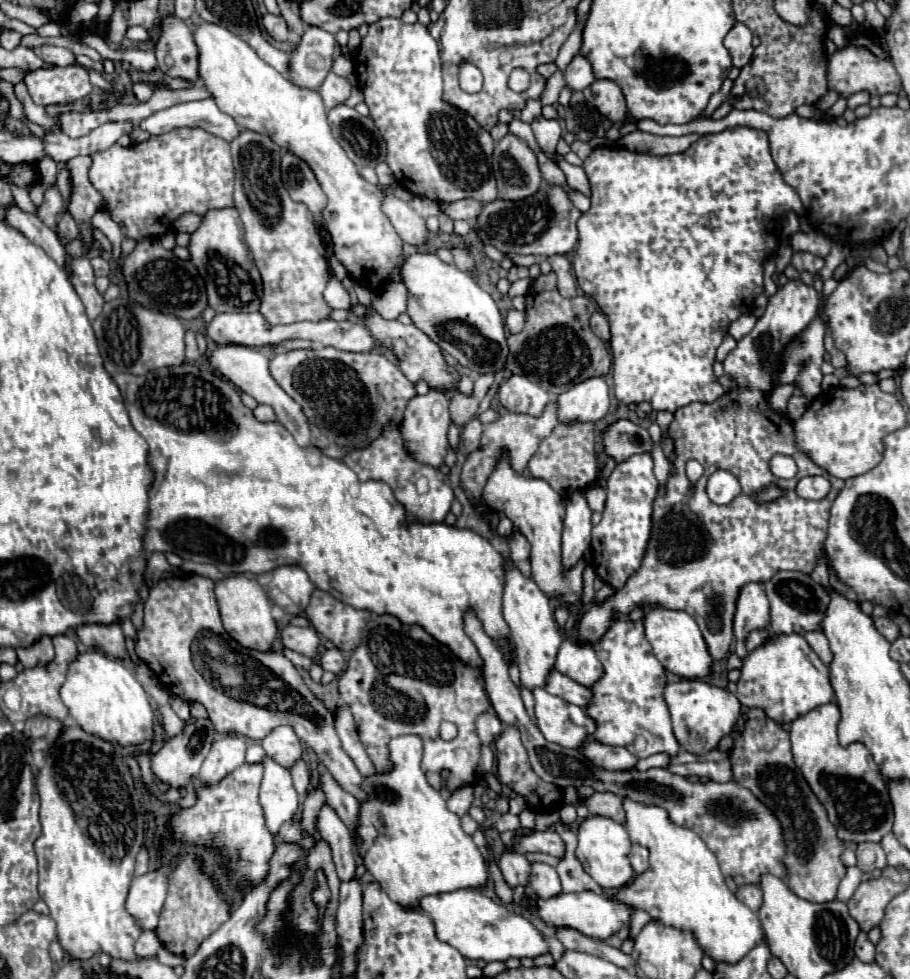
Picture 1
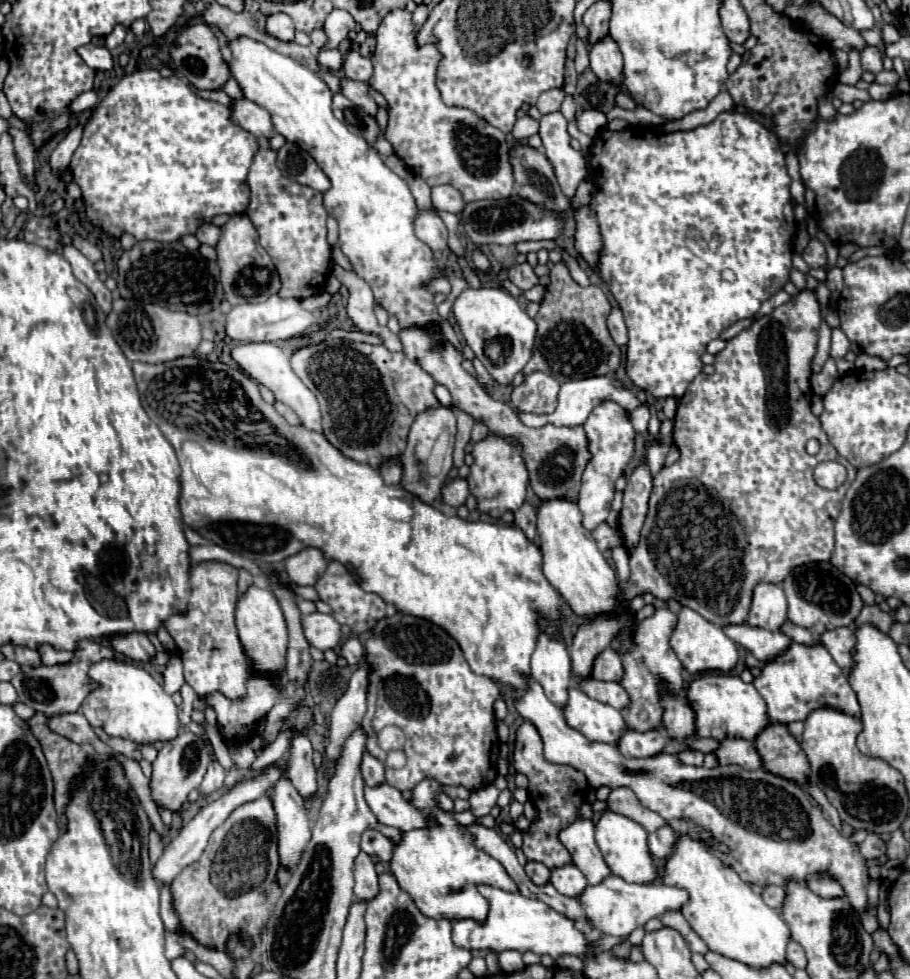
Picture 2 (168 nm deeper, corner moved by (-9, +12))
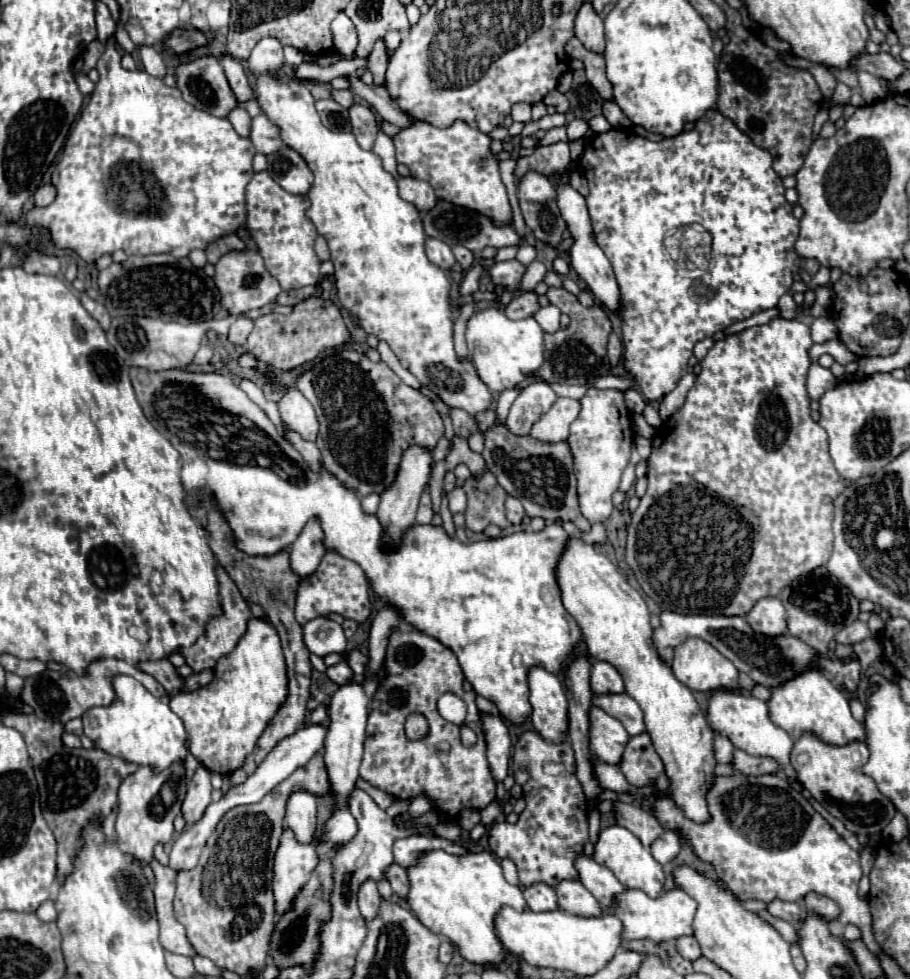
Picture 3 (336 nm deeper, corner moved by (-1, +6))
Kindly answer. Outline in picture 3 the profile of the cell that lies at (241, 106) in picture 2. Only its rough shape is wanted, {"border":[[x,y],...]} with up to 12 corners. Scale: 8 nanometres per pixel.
{"border":[[264,114],[252,118],[250,140],[266,156],[284,146],[280,128]]}

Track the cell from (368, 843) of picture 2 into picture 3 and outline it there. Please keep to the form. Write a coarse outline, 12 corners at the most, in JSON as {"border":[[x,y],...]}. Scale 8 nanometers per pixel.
{"border":[[392,864],[386,878],[398,898],[406,900],[408,874]]}

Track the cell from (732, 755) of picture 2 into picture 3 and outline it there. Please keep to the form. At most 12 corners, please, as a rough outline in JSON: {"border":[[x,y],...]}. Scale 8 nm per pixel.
{"border":[[736,750],[734,768],[746,776],[776,774],[774,758]]}

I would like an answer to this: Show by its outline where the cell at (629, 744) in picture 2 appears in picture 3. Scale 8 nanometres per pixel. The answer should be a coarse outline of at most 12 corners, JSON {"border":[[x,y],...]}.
{"border":[[646,732],[630,738],[620,770],[636,788],[664,764]]}

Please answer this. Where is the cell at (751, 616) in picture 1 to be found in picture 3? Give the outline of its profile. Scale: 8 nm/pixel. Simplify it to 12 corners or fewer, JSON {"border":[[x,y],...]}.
{"border":[[762,598],[746,622],[764,636],[786,632],[786,610],[778,598]]}

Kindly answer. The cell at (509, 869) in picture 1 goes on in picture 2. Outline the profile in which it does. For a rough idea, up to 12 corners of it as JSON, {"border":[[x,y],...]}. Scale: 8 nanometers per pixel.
{"border":[[526,862],[524,870],[536,884],[550,880],[550,870],[540,862]]}

